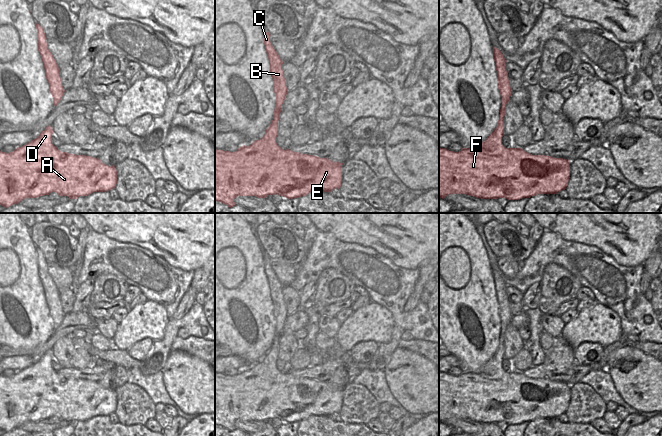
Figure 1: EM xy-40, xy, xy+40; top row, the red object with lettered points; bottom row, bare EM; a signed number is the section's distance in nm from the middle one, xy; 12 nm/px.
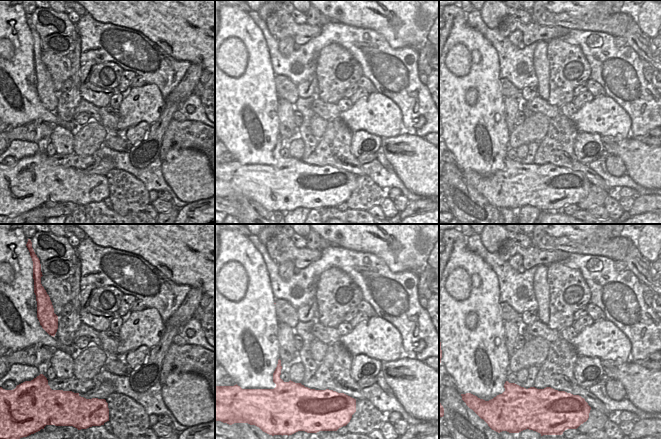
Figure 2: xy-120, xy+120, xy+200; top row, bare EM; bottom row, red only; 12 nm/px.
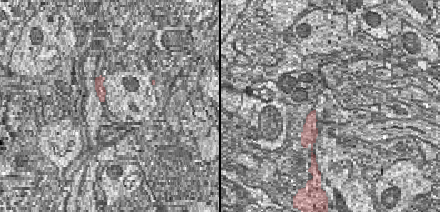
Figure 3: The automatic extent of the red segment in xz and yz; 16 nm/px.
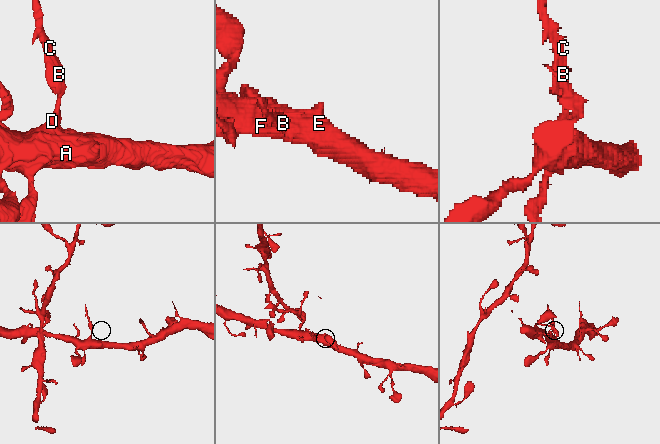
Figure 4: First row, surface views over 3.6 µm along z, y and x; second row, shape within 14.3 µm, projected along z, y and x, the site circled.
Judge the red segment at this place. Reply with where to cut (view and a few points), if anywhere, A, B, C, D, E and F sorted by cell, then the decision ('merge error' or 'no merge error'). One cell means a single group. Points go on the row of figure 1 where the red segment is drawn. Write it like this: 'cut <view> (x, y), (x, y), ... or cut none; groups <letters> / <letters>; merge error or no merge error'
cut xy (276, 105), (280, 108); groups A D E F / B C; merge error

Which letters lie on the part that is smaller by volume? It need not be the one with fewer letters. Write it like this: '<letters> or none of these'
B, C

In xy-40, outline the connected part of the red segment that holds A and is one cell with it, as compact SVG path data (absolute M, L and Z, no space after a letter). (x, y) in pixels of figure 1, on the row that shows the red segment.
M48 126L30 143L17 147L13 152L0 151L0 205L8 208L26 198L37 198L56 192L59 196L77 199L94 192L115 188L117 170L98 158L62 152L52 144L52 126Z

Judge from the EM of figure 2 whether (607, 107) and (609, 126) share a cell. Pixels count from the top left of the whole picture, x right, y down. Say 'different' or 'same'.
same

